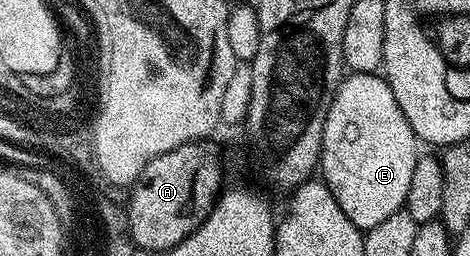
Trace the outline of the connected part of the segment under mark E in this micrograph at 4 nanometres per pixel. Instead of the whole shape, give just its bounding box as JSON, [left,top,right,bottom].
[318,73,418,232]

